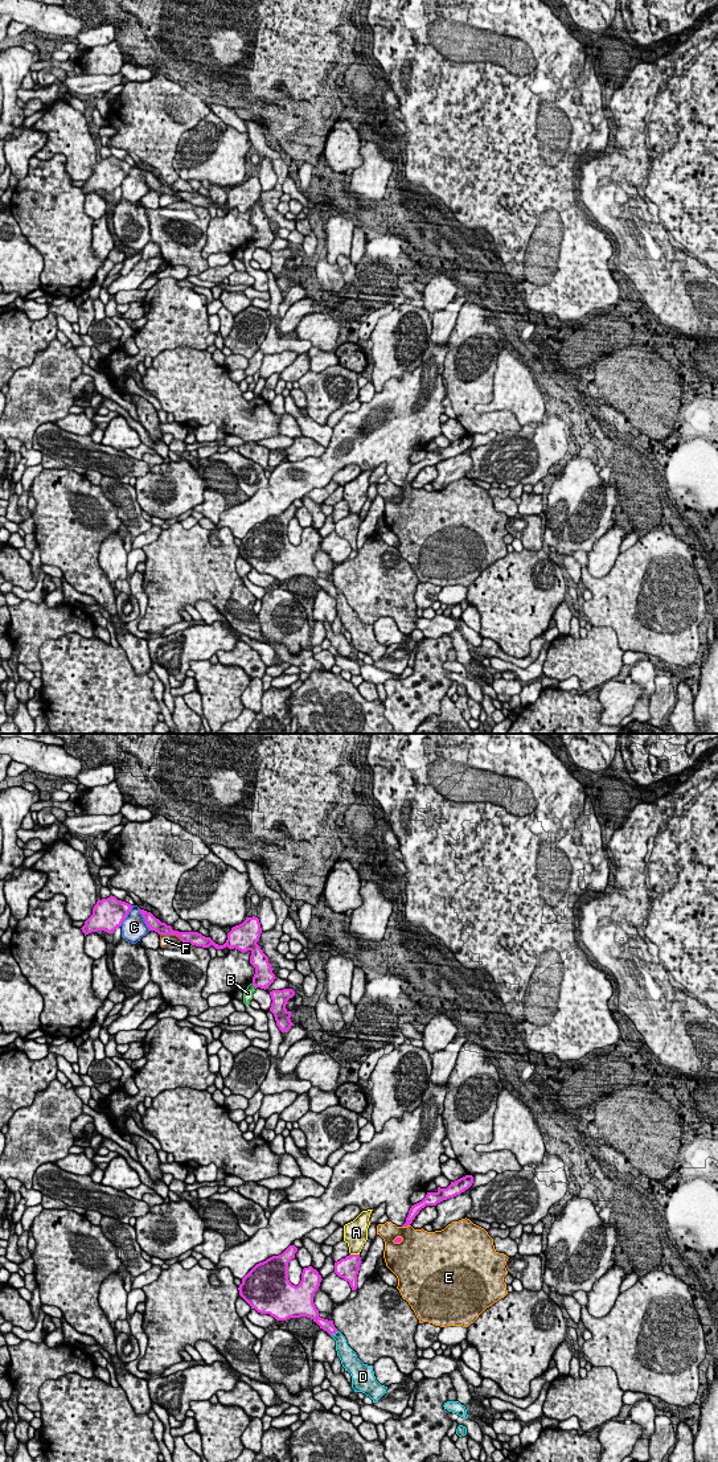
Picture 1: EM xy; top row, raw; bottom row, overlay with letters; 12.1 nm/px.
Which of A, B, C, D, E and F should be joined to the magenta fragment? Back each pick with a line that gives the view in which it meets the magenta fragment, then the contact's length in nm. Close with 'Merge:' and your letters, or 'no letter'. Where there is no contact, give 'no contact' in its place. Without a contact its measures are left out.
D: contact in xy; length 110 nm
Merge: D

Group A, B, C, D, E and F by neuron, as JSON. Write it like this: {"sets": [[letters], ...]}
{"sets": [["A"], ["B"], ["C"], ["D"], ["E"], ["F"]]}

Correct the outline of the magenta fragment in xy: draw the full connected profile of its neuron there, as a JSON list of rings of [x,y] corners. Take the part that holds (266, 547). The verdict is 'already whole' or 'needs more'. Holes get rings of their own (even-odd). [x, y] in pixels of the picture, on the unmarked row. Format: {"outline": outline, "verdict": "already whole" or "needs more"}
{"outline": [[[290,505],[282,514],[272,516],[263,522],[257,523],[243,538],[239,545],[239,555],[260,574],[270,574],[276,580],[287,580],[290,578],[307,576],[316,582],[320,588],[327,591],[336,600],[337,616],[342,627],[352,636],[352,648],[354,652],[362,652],[377,662],[385,653],[387,646],[381,645],[374,636],[373,625],[364,624],[356,612],[348,605],[345,596],[335,587],[333,580],[319,576],[319,570],[313,563],[313,555],[317,551],[321,535],[312,526],[304,527],[301,541],[298,546],[288,539],[288,522],[295,518],[298,508]]], "verdict": "needs more"}

